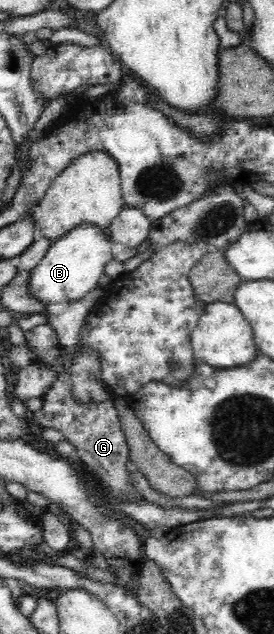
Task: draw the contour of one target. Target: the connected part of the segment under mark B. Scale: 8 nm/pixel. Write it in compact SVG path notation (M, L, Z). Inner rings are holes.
M82 222L70 229L69 233L51 243L41 261L30 270L29 293L46 306L53 303L75 302L89 291L98 287L99 278L104 273L104 265L110 261L110 241L97 225Z

